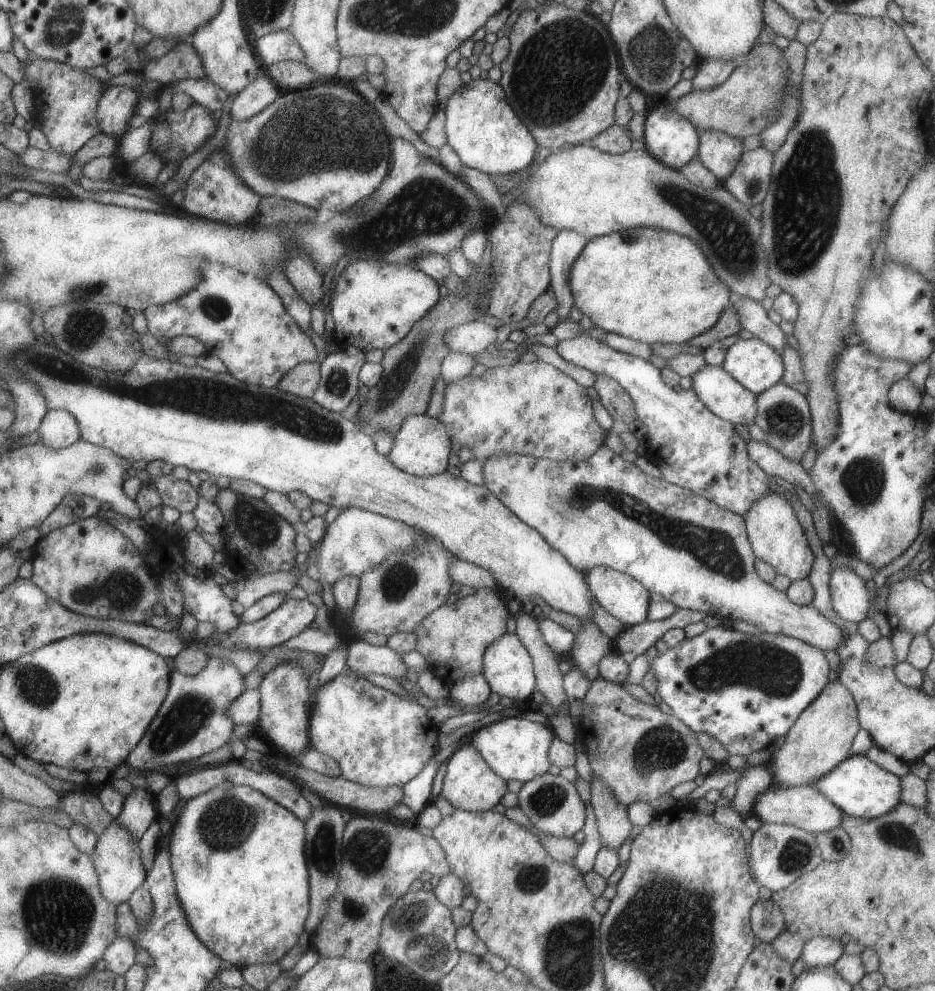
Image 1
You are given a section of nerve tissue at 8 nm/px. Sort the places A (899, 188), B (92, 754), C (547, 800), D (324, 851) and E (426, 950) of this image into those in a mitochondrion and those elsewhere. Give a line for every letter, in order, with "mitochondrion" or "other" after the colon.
A: other
B: other
C: mitochondrion
D: mitochondrion
E: mitochondrion

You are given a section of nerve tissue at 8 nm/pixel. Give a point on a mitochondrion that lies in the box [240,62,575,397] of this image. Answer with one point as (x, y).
(309, 127)

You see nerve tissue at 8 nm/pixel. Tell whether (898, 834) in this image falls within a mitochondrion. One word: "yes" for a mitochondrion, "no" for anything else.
yes

